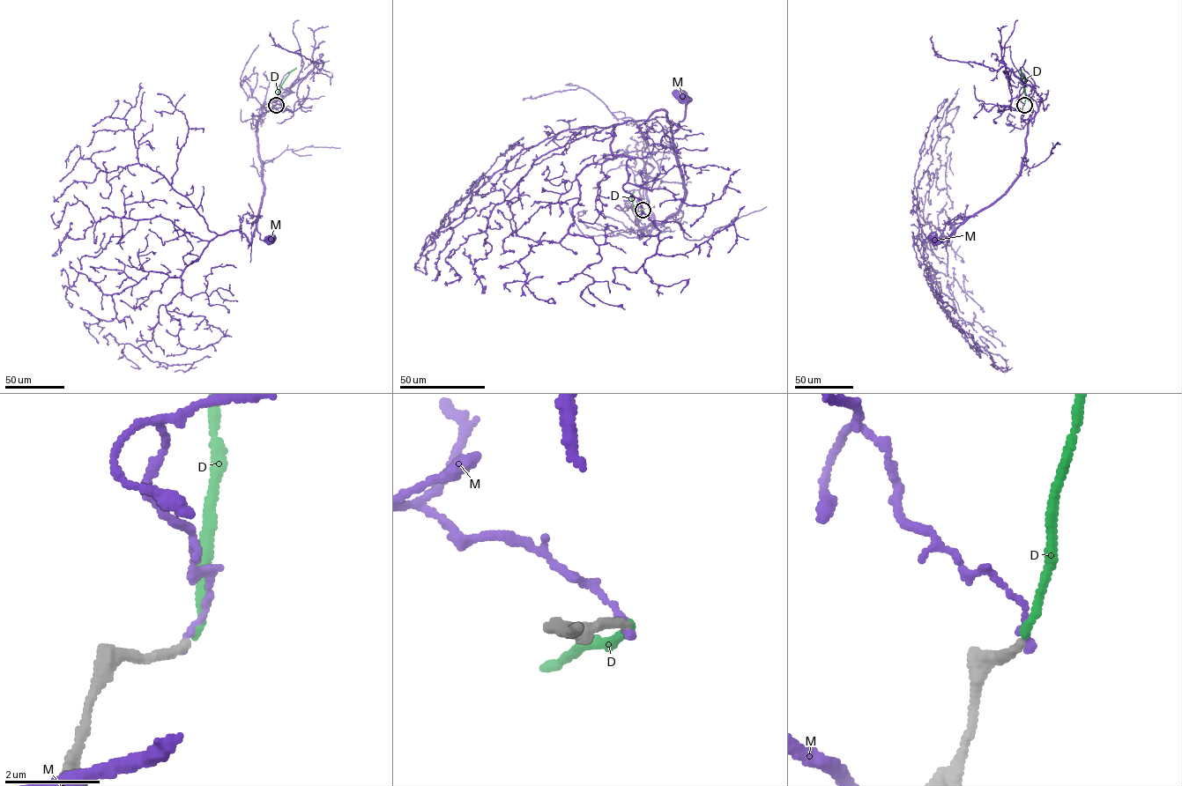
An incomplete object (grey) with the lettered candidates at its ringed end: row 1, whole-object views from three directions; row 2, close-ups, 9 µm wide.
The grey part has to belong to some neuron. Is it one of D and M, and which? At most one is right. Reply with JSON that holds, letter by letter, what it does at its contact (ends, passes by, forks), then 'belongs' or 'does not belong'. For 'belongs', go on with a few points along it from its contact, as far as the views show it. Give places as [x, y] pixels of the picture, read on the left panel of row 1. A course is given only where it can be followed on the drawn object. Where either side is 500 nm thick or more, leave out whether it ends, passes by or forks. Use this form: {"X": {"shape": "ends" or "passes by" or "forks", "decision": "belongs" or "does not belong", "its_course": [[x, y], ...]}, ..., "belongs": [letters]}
{"D": {"shape": "ends", "decision": "belongs", "its_course": [[276, 105], [280, 86], [296, 68]]}, "M": {"shape": "ends", "decision": "does not belong"}, "belongs": ["D"]}

